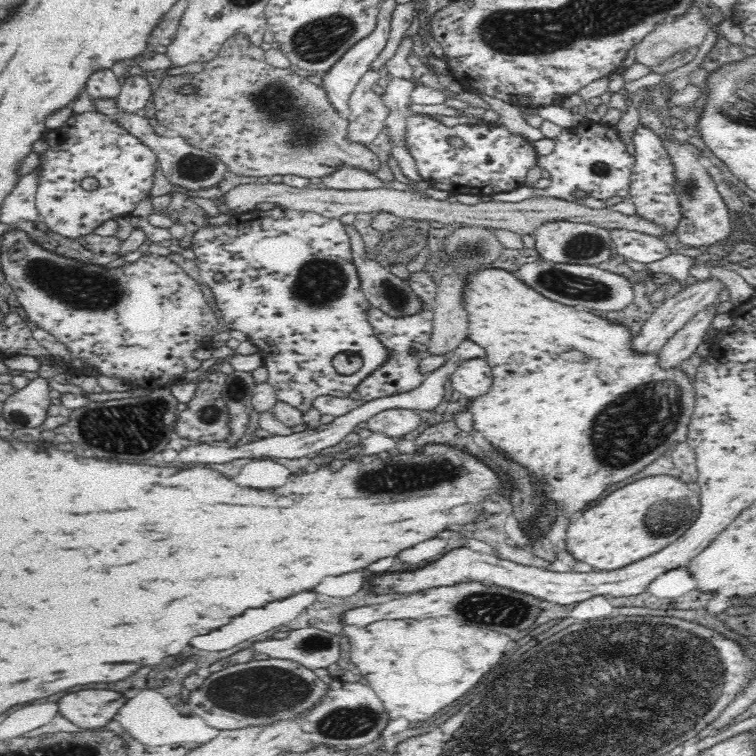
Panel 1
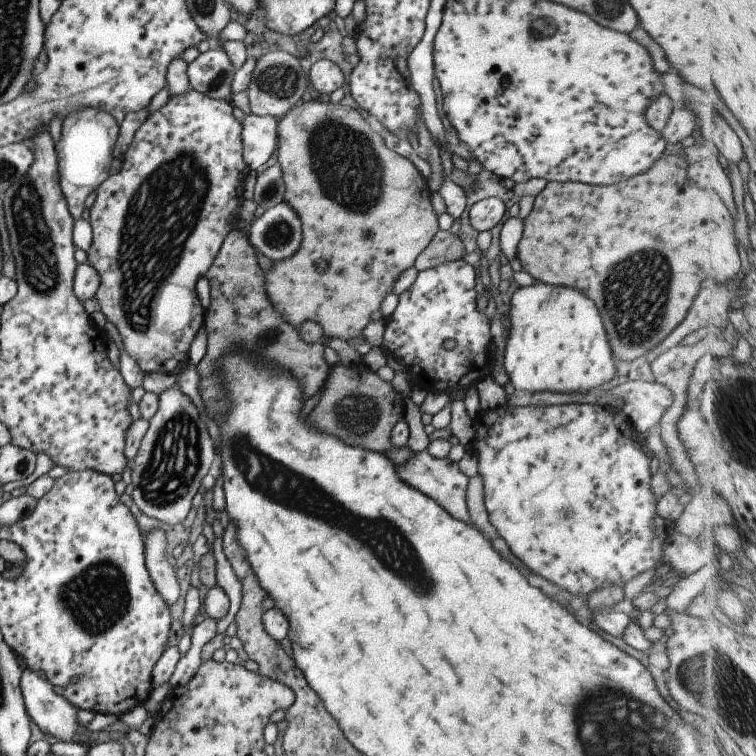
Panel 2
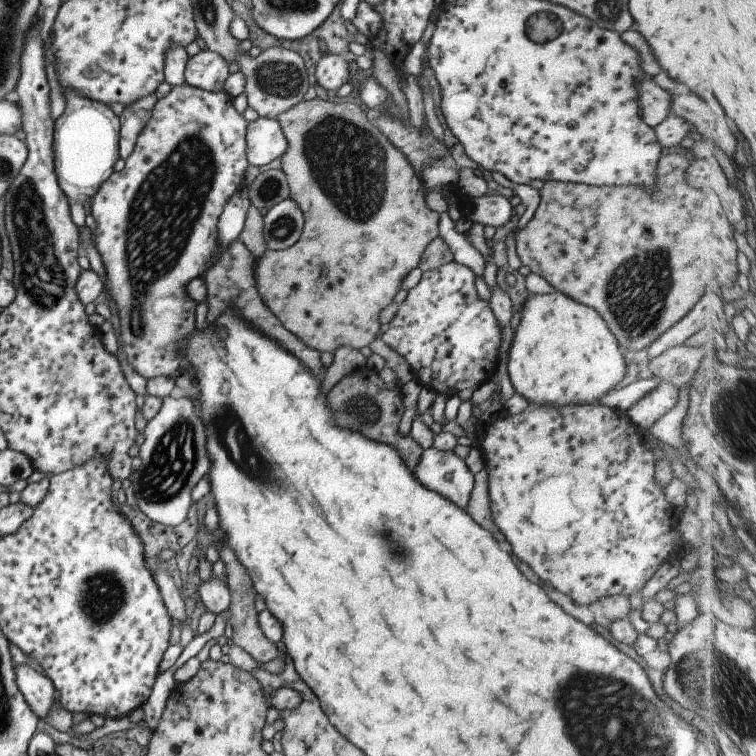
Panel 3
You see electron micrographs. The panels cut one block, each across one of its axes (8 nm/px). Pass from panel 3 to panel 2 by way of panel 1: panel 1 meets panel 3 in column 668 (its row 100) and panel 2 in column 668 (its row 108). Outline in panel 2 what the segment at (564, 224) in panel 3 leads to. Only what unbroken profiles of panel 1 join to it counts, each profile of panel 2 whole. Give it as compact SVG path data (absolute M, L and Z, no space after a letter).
M675 149L663 153L644 173L636 174L627 180L612 185L586 185L583 183L548 181L546 186L534 196L532 208L522 220L520 242L516 246L516 258L520 261L523 272L541 282L550 285L563 285L580 290L593 302L605 327L608 345L612 355L623 362L631 362L655 348L677 324L685 318L693 298L706 283L727 283L737 280L742 272L742 262L738 249L738 238L743 232L737 218L727 206L724 198L716 191L706 191L689 184L686 180L686 167L690 160L691 149Z

